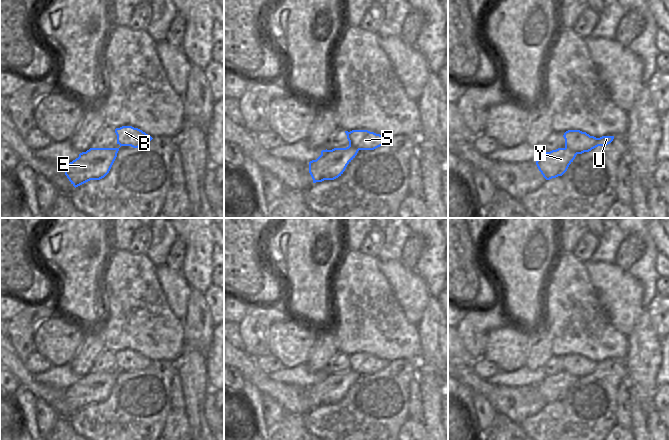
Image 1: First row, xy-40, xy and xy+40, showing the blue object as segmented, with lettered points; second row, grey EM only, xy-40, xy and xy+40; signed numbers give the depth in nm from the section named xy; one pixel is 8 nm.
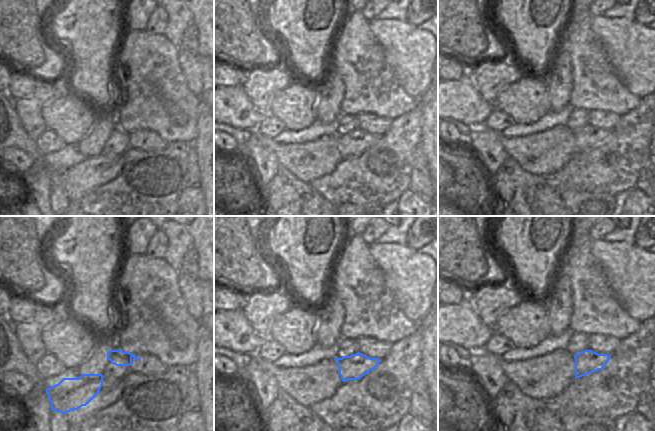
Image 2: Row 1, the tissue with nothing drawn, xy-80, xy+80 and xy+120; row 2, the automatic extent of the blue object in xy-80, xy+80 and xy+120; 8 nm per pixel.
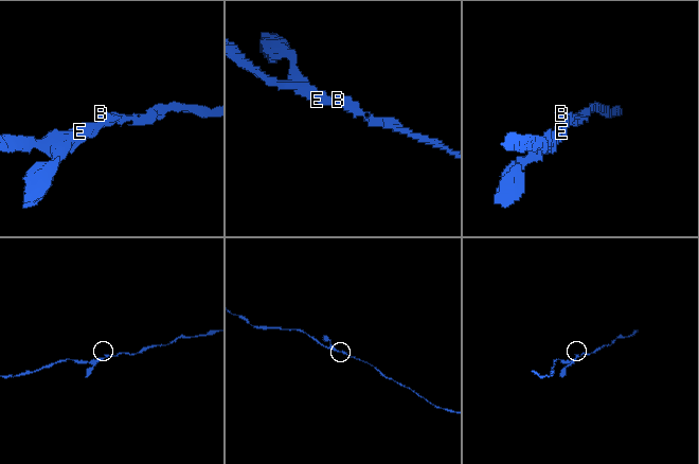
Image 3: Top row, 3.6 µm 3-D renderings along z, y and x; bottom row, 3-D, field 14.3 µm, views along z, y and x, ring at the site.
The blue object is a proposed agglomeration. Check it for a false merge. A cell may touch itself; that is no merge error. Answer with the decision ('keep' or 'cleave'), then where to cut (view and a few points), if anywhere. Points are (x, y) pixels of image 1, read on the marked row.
keep; no cut

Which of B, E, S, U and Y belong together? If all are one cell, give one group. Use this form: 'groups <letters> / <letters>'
groups B E S U Y

